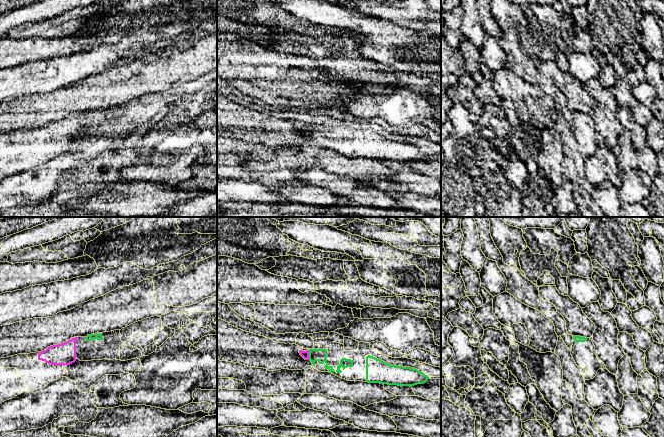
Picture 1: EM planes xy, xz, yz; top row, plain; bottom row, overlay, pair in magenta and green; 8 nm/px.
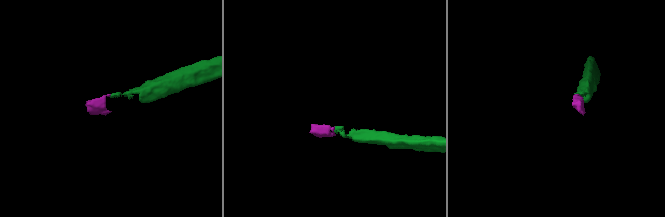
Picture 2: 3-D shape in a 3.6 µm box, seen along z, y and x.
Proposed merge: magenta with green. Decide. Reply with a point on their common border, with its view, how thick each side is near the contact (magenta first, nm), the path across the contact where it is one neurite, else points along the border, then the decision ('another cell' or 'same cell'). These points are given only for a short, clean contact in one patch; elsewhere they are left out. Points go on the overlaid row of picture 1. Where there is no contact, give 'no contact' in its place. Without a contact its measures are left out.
xz (308, 354) | 60/110 nm | across xz (305, 354), (308, 354), (320, 355) | same cell

